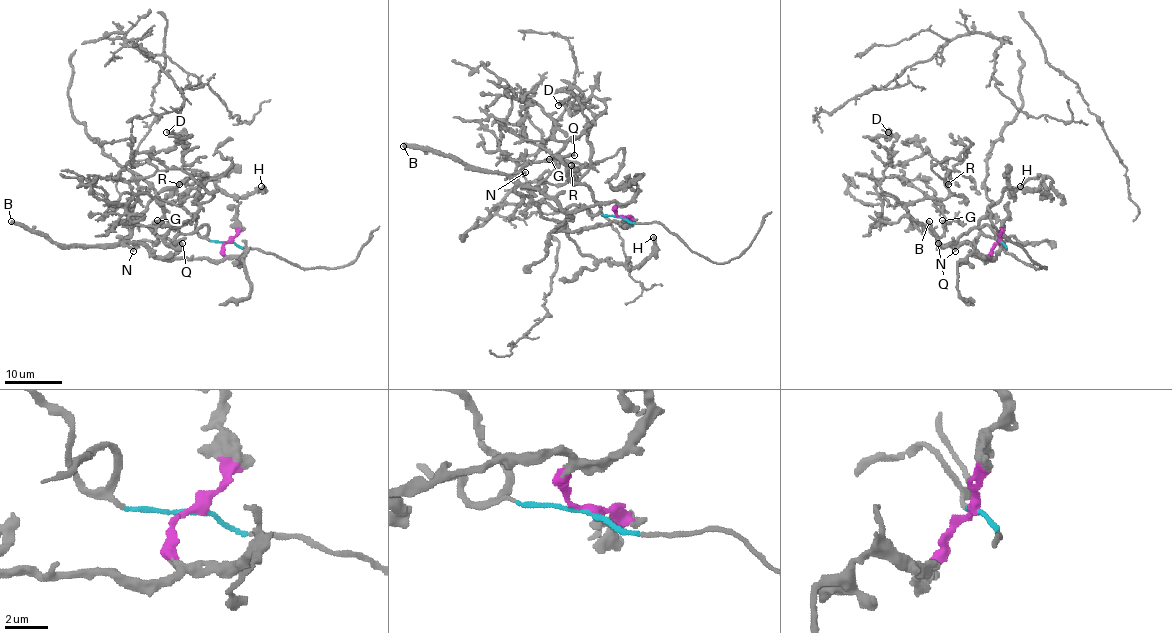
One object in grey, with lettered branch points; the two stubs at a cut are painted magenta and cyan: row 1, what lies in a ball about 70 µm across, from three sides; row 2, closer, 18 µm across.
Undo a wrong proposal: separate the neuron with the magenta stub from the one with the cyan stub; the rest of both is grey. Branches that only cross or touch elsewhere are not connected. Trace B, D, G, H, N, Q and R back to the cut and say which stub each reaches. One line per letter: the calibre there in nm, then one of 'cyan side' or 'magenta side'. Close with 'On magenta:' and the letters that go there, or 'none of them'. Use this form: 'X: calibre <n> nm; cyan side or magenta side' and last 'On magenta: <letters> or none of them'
B: calibre 400 nm; magenta side
D: calibre 280 nm; cyan side
G: calibre 400 nm; cyan side
H: calibre 400 nm; magenta side
N: calibre 200 nm; magenta side
Q: calibre 280 nm; cyan side
R: calibre 300 nm; cyan side
On magenta: B, H, N

